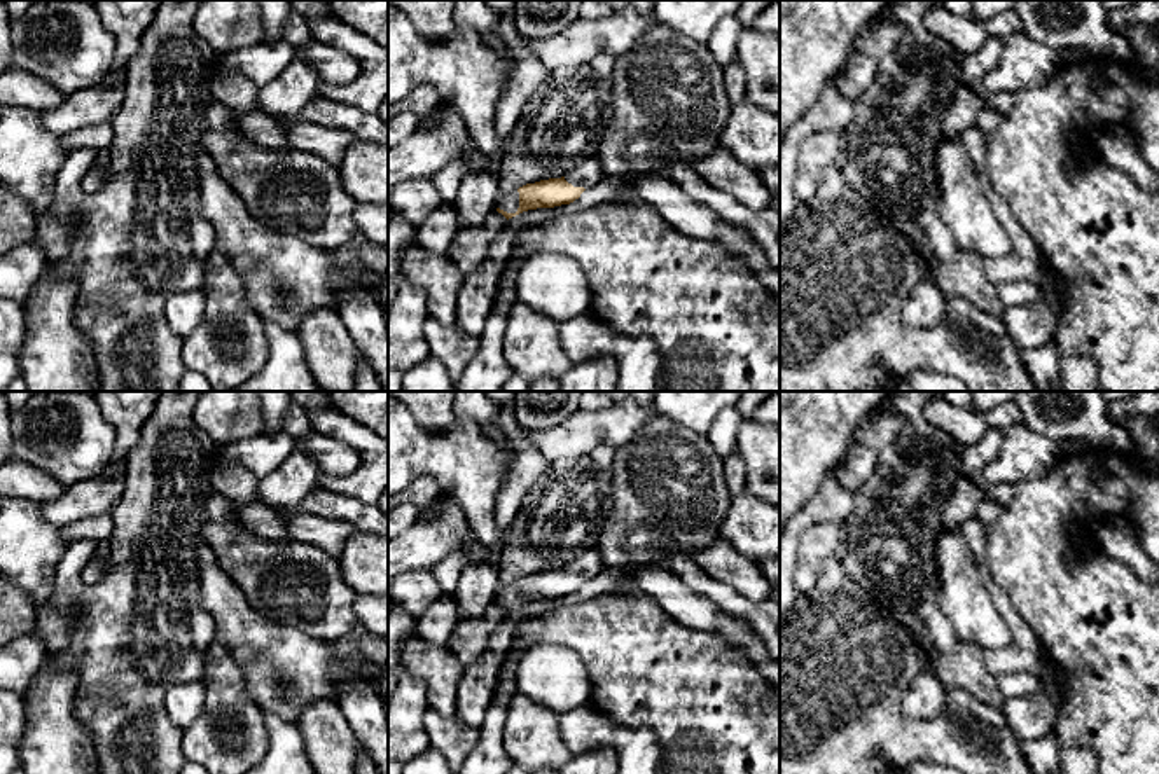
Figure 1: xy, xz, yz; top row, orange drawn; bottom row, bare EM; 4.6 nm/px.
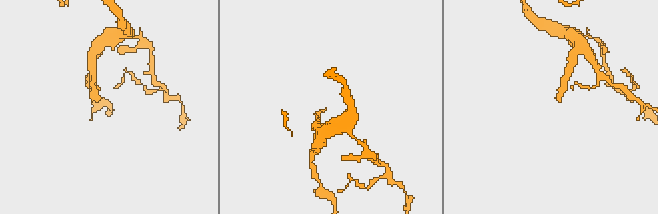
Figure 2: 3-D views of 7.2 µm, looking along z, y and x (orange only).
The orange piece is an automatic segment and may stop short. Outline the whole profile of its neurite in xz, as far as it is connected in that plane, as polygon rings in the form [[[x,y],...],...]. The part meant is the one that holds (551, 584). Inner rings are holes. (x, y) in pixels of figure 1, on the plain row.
[[[593,549],[561,570],[526,575],[516,582],[502,582],[496,603],[509,612],[528,601],[570,596],[579,591],[587,578],[600,575],[605,568],[600,552]]]

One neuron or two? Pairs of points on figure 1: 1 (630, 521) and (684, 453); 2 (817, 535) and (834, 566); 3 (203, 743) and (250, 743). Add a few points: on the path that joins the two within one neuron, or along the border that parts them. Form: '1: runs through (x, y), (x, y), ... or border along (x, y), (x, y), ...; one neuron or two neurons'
1: runs through (647, 504), (668, 483), (668, 470); one neuron
2: border along (832, 554), (824, 561), (810, 594); two neurons
3: runs through (215, 741), (238, 741); one neuron

